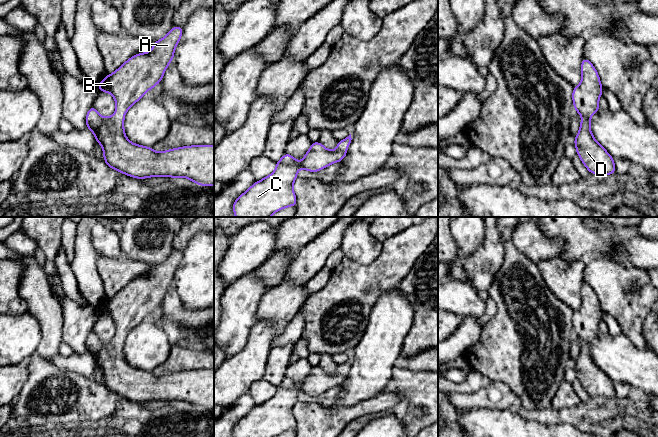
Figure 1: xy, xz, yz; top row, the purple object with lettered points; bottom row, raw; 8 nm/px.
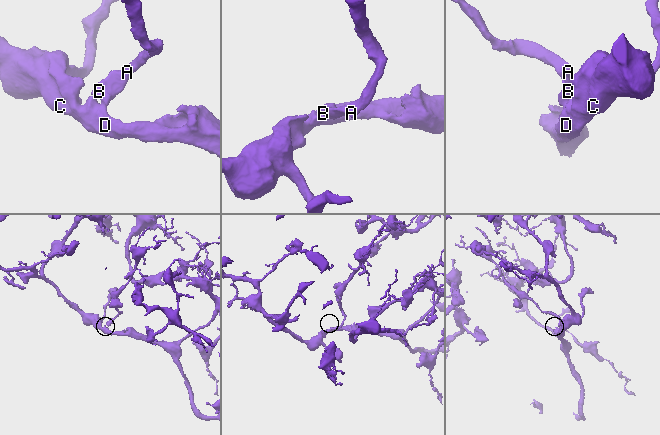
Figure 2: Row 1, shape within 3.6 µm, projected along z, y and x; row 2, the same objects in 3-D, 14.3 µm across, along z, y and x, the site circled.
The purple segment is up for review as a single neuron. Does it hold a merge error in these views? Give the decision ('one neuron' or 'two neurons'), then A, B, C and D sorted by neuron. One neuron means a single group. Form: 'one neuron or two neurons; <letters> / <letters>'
one neuron; A B C D

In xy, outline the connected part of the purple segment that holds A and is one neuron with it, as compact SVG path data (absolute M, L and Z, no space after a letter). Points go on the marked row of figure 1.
M174 26L161 40L157 40L148 53L138 53L129 58L114 73L105 76L98 84L98 90L109 92L115 99L116 112L111 117L102 117L92 105L86 115L86 127L89 128L96 142L103 148L104 162L112 169L135 177L186 177L201 186L214 185L214 145L195 145L155 152L152 147L136 145L124 134L124 114L129 108L144 97L144 94L162 81L163 74L173 60L174 51L183 34L183 27Z

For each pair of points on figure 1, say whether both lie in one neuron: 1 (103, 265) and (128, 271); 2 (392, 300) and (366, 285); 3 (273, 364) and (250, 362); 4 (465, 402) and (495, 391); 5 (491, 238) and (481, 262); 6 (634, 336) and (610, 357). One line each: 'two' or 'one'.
1: one
2: two
3: two
4: one
5: one
6: two

